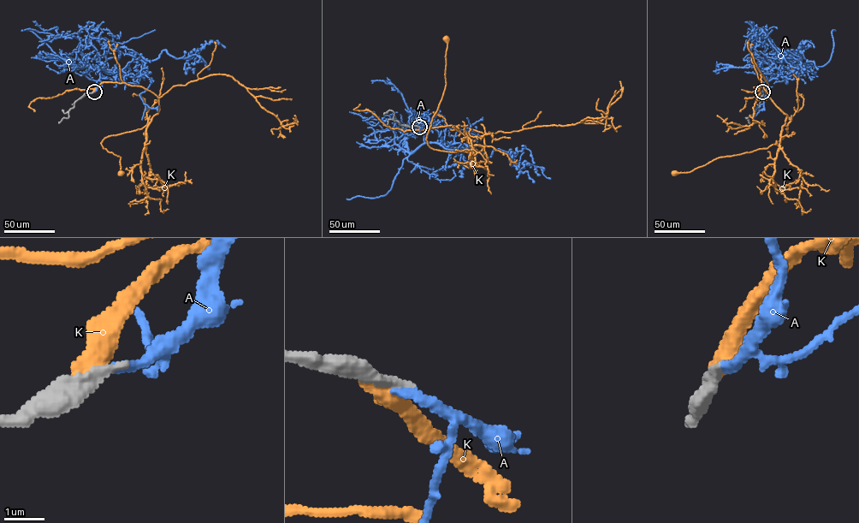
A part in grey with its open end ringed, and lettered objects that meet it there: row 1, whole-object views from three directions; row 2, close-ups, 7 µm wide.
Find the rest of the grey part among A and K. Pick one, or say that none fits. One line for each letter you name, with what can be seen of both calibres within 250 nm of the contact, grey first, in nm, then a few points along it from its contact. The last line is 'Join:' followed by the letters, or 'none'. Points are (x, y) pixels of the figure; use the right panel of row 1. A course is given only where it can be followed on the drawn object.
A: 280 nm thick on the grey side, 240 nm on the other; it runs (761, 92), (767, 70), (773, 63), (786, 83), (790, 50), (786, 58), (800, 50), (817, 69)
Join: A

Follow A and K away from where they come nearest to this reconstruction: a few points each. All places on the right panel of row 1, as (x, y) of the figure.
A: (761, 92), (767, 70), (773, 63), (786, 83), (790, 50), (786, 58), (800, 50), (817, 69)
K: (761, 92), (764, 82), (767, 95), (787, 115), (786, 135), (767, 148), (675, 173)

